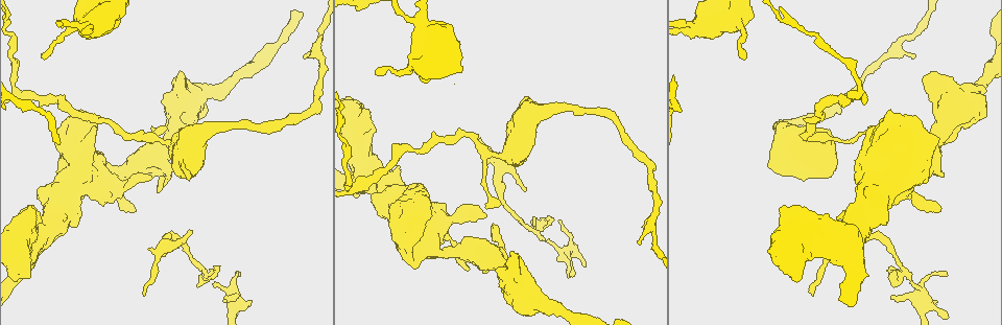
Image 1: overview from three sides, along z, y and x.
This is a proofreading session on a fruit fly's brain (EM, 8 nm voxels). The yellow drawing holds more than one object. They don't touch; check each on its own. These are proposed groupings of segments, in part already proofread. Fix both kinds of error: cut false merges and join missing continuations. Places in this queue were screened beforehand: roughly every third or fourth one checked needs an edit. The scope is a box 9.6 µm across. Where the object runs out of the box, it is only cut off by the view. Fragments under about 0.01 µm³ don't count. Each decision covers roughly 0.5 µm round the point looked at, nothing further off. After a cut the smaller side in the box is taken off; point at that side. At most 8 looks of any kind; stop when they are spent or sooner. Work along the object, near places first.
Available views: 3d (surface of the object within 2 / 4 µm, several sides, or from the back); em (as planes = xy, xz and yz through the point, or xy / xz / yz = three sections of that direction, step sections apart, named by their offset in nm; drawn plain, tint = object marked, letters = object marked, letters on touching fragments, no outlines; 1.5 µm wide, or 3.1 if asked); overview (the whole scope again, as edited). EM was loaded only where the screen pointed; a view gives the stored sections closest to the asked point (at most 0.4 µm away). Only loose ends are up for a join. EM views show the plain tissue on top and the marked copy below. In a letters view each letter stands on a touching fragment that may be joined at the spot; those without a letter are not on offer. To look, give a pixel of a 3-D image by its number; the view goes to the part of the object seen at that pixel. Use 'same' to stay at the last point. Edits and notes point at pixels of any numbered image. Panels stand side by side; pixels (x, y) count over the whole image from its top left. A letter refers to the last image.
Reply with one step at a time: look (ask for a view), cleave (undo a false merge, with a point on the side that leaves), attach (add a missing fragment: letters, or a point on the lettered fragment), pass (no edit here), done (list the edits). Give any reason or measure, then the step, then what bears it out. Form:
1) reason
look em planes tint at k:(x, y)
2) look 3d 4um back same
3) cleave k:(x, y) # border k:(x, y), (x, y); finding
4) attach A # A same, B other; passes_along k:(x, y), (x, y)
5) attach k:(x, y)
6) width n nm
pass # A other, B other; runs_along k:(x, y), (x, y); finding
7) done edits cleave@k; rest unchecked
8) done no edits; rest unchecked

branch stops here
look em 3.1um planes letters at 1:(361, 109)

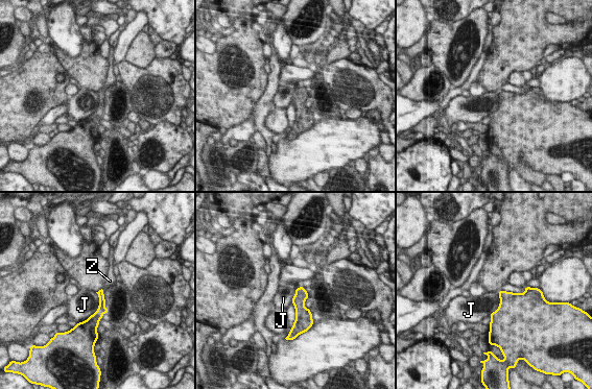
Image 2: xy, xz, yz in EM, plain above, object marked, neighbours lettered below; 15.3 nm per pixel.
pass # J other, Z other; no lettered fragment goes on from it

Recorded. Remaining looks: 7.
thin end
look em planes letters at 1:(811, 294)

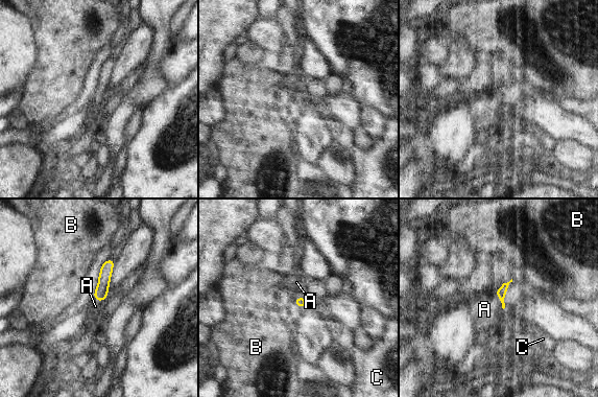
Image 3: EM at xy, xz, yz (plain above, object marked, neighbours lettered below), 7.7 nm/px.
width 80 nm
attach A # A same, B other, C other; passes_along 3:(501, 292), (501, 302), (484, 309); the cell continues

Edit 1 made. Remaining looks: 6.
look overview

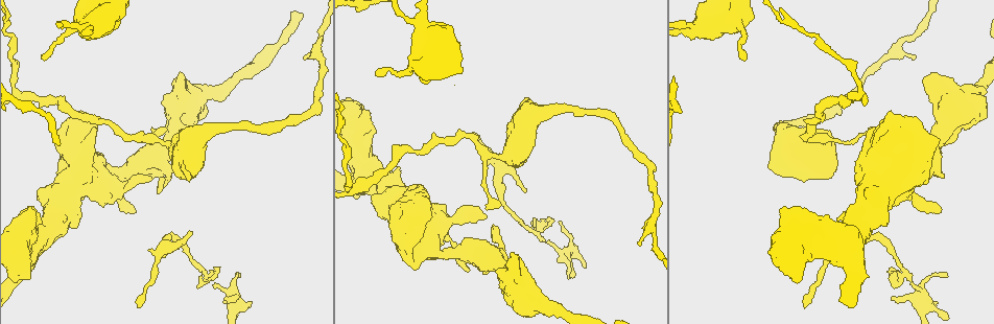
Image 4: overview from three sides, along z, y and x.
tapers out
look 3d 4um at 4:(743, 59)

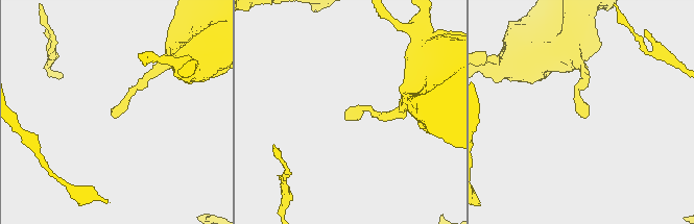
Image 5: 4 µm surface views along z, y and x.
need the tissue
look em planes letters at 5:(116, 117)

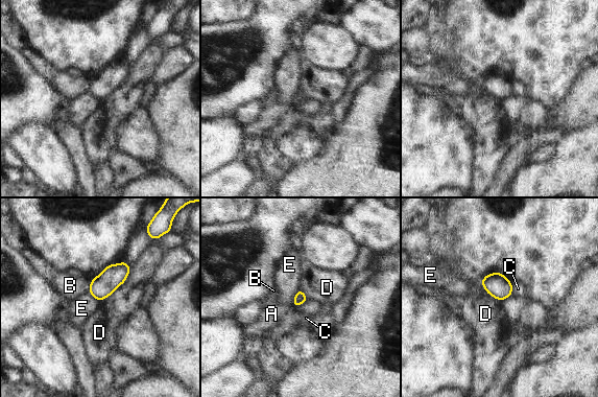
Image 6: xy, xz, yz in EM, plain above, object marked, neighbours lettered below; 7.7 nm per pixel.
pass # A other, B other, C other, D other, E other; border 6:(126, 280), (99, 302); none of them fits

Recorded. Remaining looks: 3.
done edits attach@3; rest unchecked

